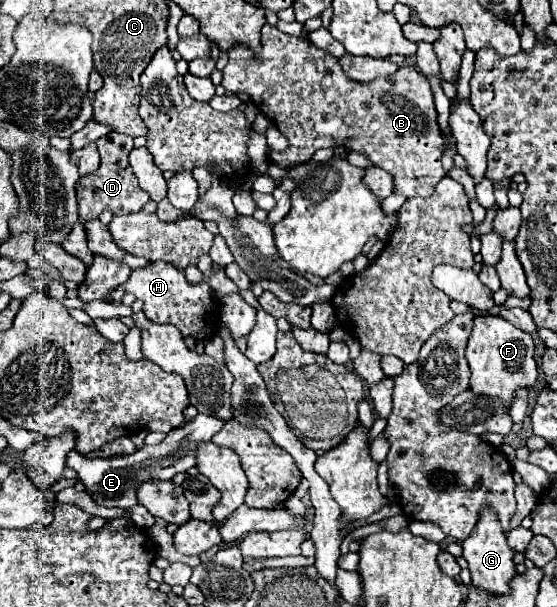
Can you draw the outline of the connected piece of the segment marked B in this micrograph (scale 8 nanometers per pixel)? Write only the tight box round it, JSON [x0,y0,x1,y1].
[222,23,446,199]

